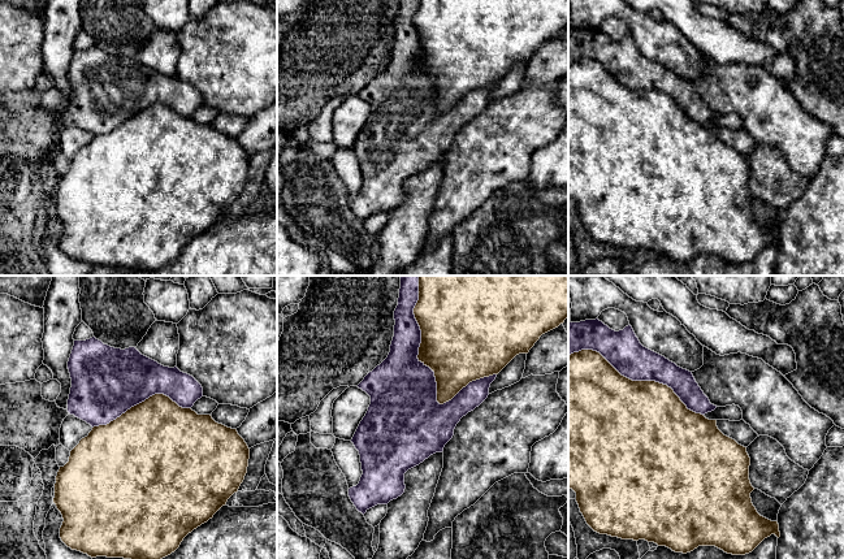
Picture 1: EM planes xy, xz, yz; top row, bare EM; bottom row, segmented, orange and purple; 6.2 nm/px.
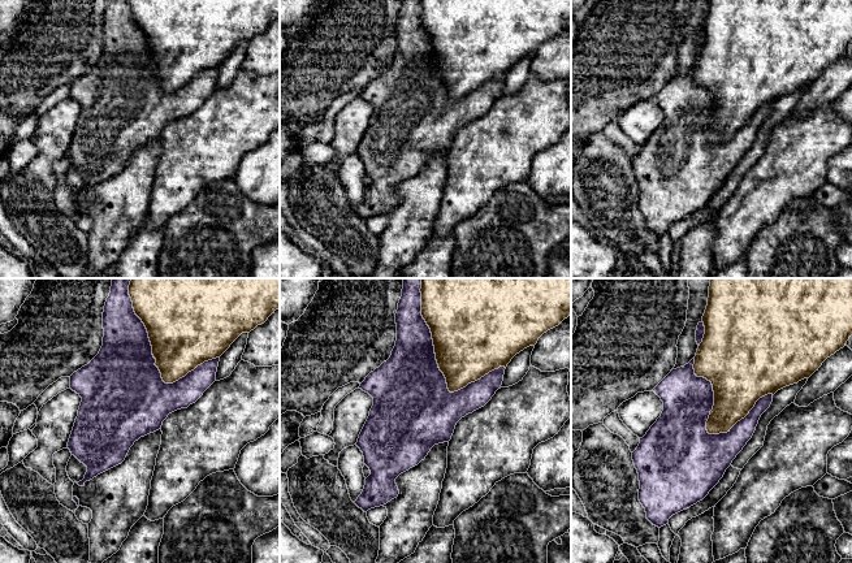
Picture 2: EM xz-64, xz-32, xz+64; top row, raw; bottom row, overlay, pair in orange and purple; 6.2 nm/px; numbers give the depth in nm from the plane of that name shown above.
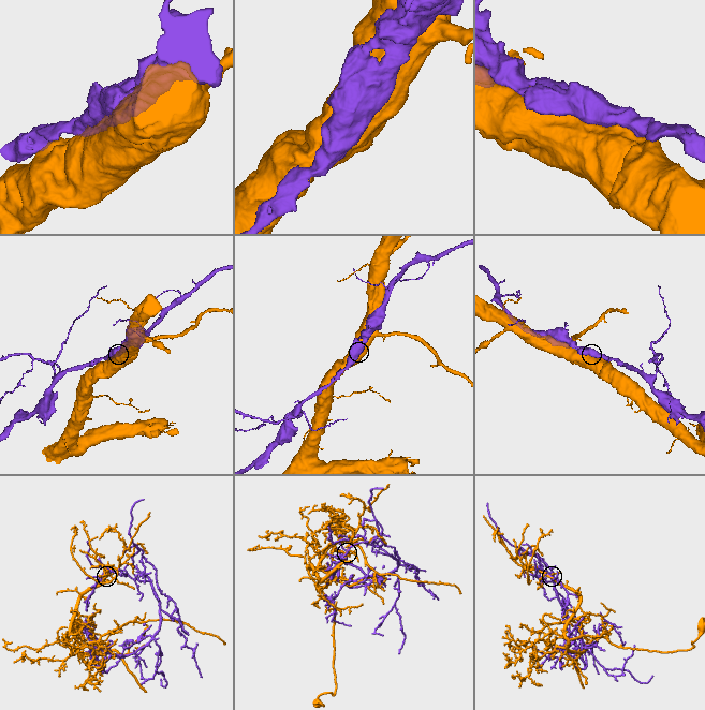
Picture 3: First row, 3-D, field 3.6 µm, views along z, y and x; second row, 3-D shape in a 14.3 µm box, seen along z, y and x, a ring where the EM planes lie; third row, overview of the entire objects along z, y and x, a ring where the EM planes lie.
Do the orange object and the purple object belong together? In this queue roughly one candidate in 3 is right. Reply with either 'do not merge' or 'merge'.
do not merge

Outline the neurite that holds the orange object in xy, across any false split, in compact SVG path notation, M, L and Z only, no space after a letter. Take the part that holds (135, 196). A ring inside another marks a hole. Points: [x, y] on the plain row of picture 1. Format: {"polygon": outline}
{"polygon": "M155 103L131 116L109 133L94 135L88 144L82 147L70 160L69 170L64 176L60 176L56 185L53 207L53 212L64 228L60 237L60 247L72 259L87 263L91 266L107 265L157 270L174 261L189 242L212 228L226 213L228 208L238 200L247 182L248 168L250 157L237 138L216 131L211 124L198 124L191 117L182 117L164 103Z"}

